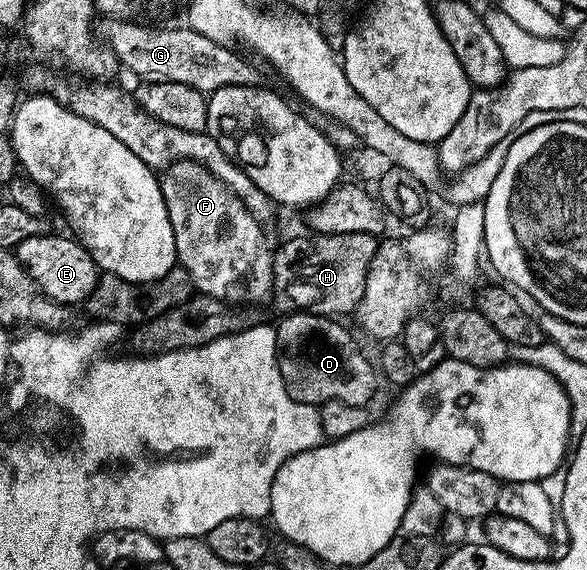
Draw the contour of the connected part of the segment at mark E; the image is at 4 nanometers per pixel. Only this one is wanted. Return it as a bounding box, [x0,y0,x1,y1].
[16,237,98,306]

